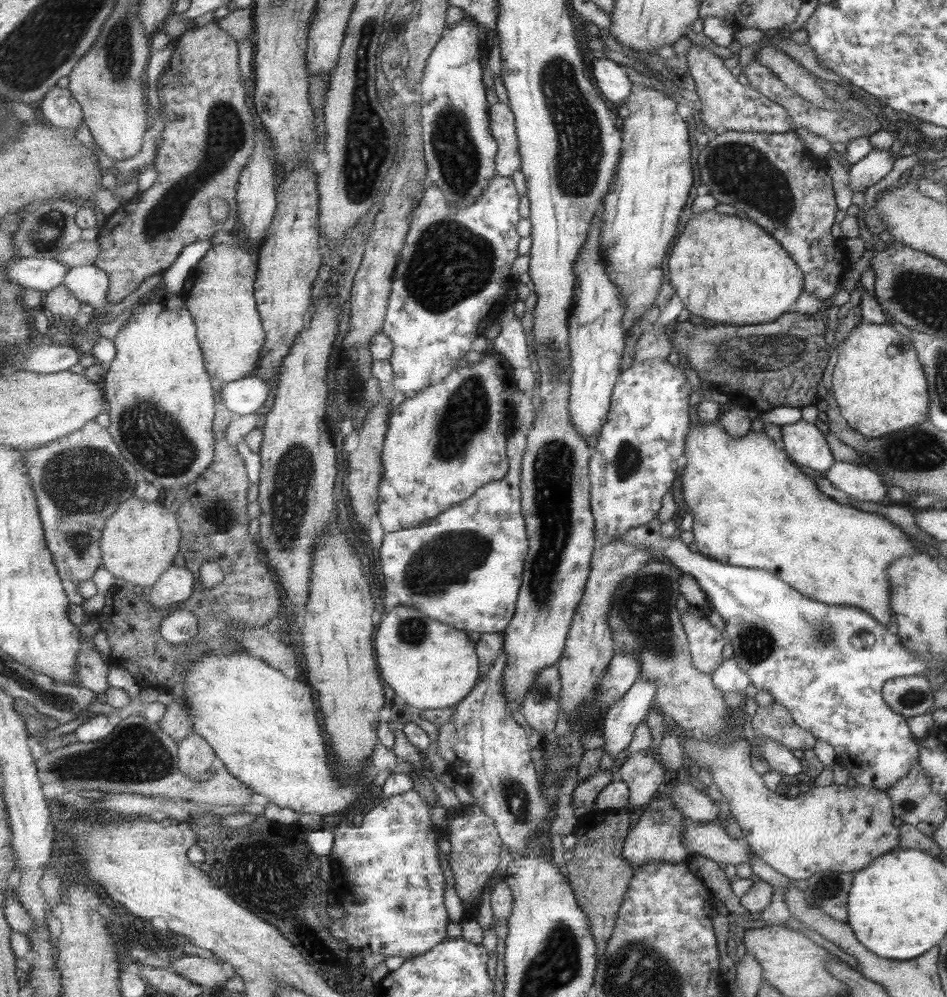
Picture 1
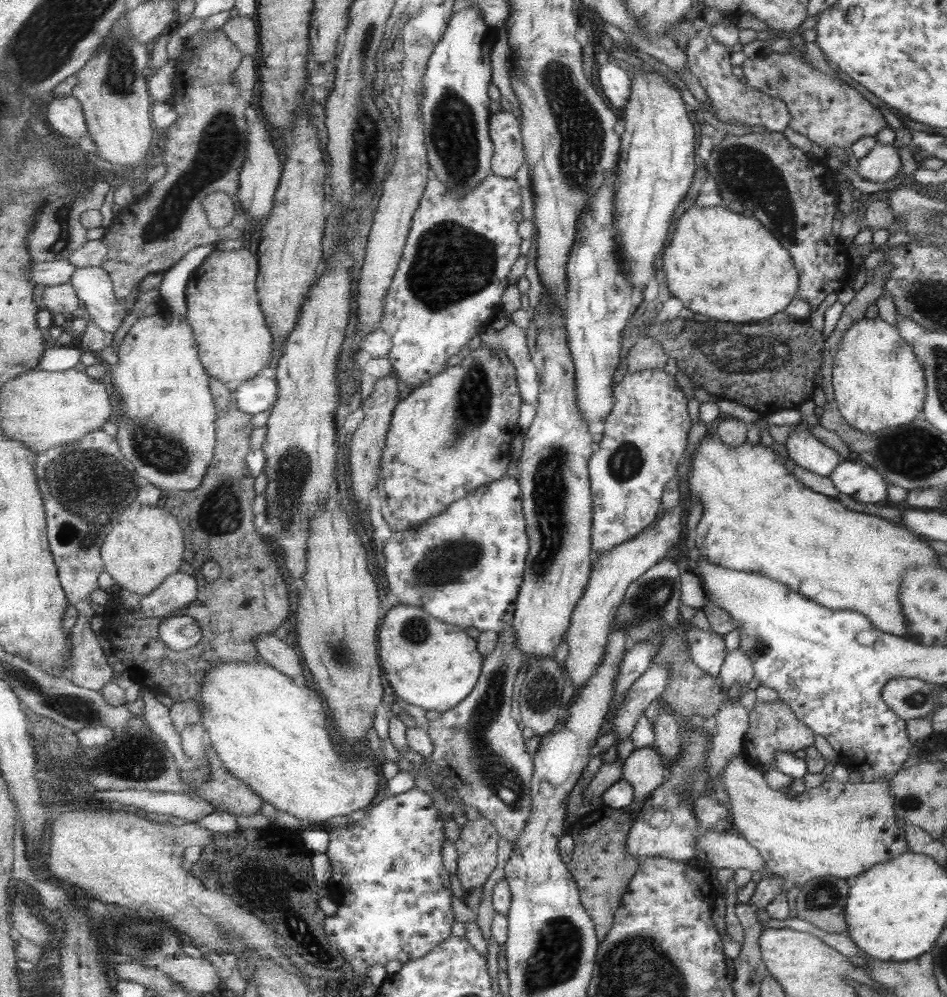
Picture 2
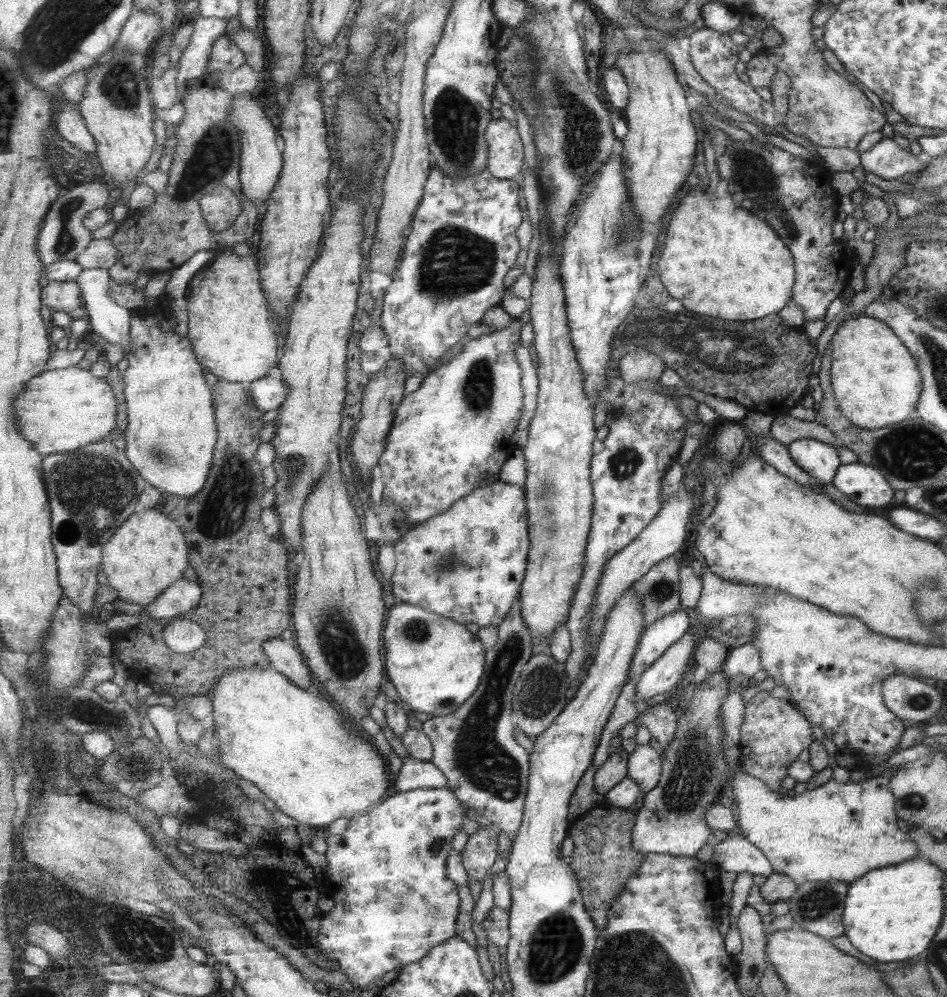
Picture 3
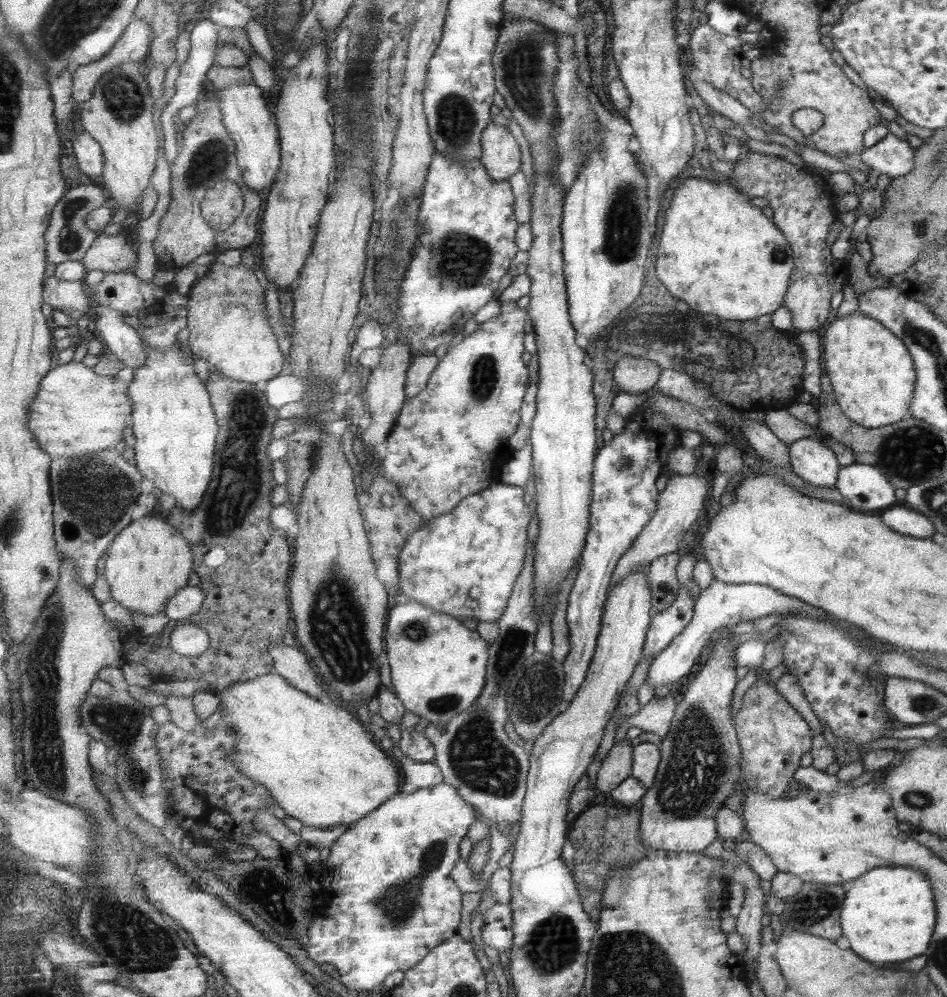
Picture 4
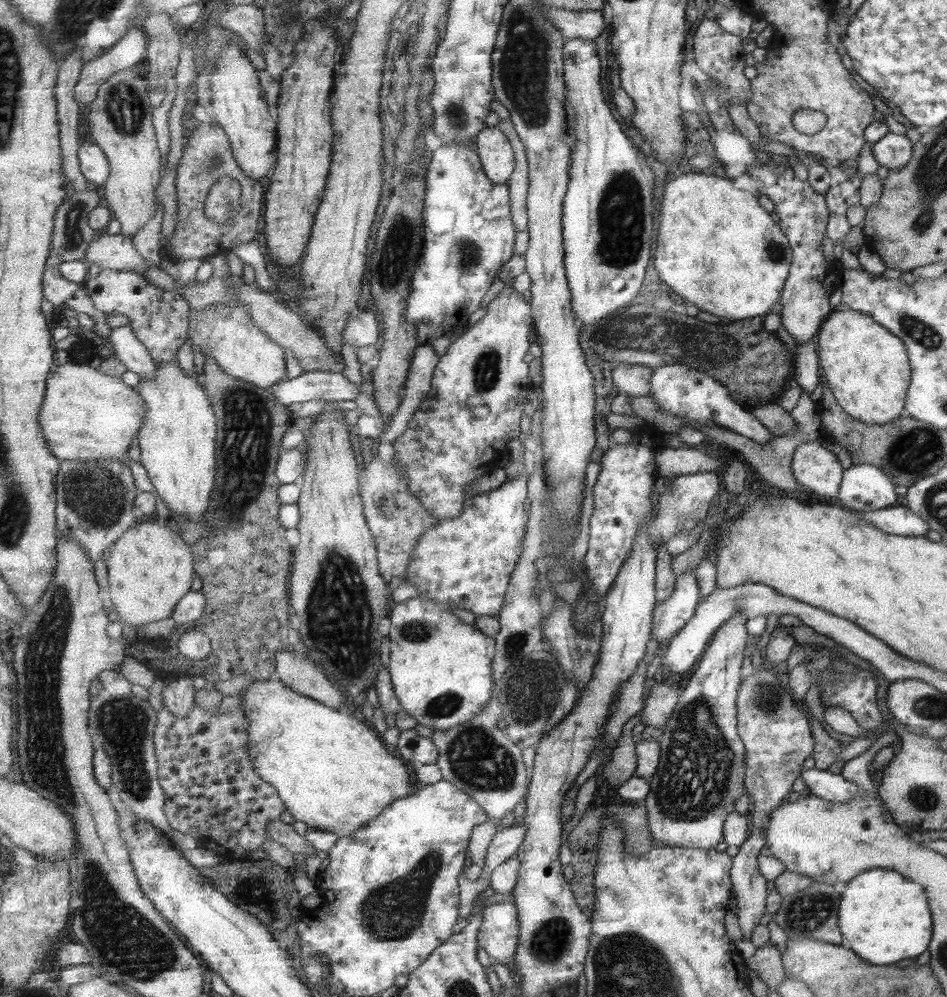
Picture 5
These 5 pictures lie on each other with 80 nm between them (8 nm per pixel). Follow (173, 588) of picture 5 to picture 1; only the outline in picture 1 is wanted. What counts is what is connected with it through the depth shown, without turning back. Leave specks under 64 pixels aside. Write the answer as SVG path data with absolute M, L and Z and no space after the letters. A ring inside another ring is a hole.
M137 496L123 501L117 512L105 523L101 536L101 554L103 554L104 568L116 579L126 580L129 588L147 592L157 584L161 574L167 570L175 560L175 554L181 550L182 530L177 515L164 504L157 501L140 499Z

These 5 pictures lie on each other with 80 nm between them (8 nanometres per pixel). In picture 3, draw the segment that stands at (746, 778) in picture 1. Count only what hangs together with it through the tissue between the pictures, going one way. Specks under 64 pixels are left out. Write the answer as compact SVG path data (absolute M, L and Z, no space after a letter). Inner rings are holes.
M737 764L727 788L734 798L732 808L736 817L736 833L761 850L773 873L788 876L796 886L825 880L850 884L871 869L917 858L916 843L908 837L908 833L897 829L895 823L897 817L889 778L896 769L896 766L889 767L876 777L858 783L839 783L831 779L811 790L799 788L790 795L771 790L765 782L746 773L741 764Z

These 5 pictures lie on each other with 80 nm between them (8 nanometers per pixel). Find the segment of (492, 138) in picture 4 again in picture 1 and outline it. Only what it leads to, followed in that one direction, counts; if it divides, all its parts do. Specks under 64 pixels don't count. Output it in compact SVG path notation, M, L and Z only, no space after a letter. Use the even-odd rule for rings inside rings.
M503 102L490 108L492 116L492 134L499 143L496 159L497 175L511 177L522 171L520 143L517 133L517 118L513 109Z

